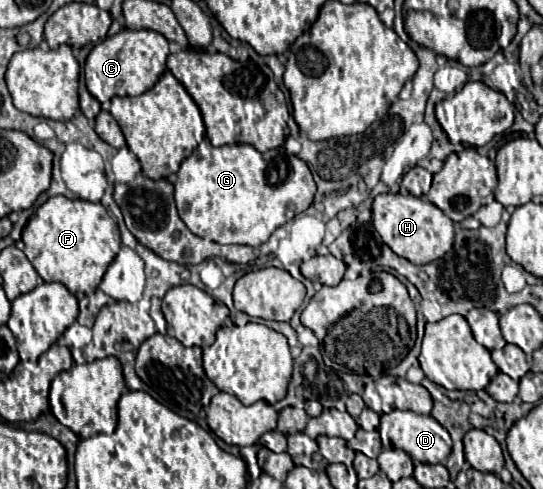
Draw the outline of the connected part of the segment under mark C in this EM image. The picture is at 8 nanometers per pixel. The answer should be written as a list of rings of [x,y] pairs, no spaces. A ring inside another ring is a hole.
[[[122,29],[120,33],[106,37],[90,51],[84,67],[86,87],[104,107],[108,107],[114,95],[142,95],[150,87],[154,87],[154,83],[166,71],[168,53],[168,39],[162,33],[150,29]]]

